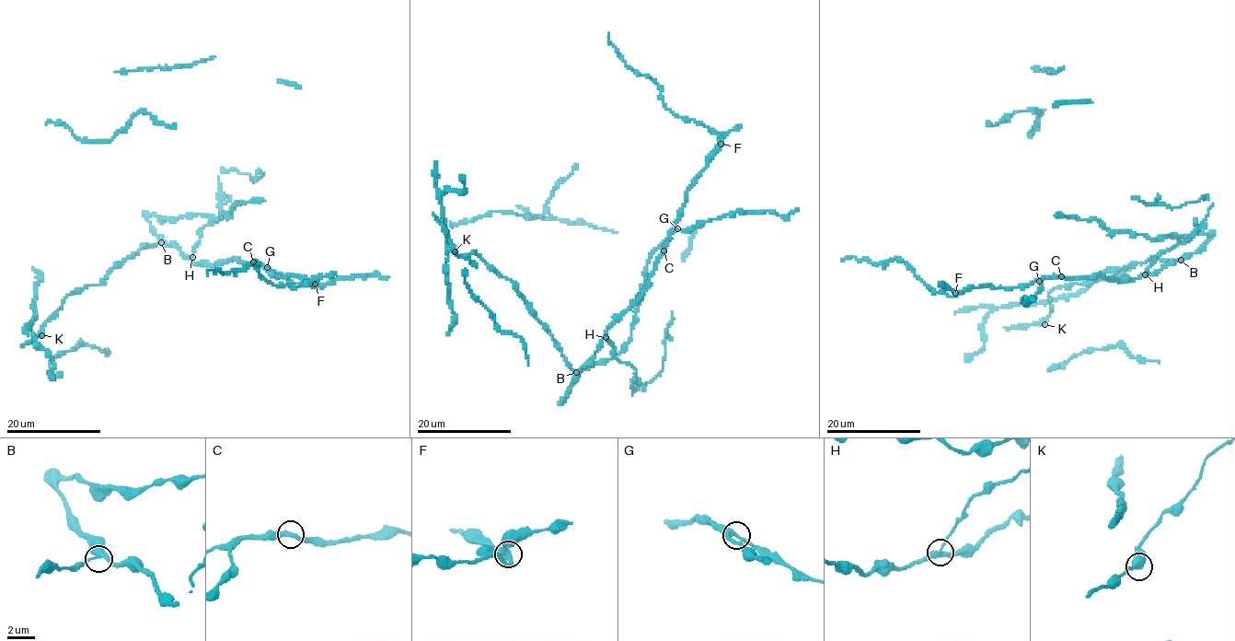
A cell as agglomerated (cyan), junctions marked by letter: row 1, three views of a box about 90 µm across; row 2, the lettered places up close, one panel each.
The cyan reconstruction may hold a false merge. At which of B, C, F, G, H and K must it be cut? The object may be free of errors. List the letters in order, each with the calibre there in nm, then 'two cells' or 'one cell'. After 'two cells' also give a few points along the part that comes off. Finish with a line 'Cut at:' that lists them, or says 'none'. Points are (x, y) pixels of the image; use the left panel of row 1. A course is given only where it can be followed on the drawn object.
B: 300 nm thick; one cell
C: 360 nm thick; one cell
F: 400 nm thick; one cell
G: 320 nm thick; one cell
H: 320 nm thick; two cells; foreign part runs (192, 257), (200, 231), (221, 217), (217, 195), (222, 171), (248, 173), (253, 181), (261, 173)
K: 400 nm thick; one cell
Cut at: H

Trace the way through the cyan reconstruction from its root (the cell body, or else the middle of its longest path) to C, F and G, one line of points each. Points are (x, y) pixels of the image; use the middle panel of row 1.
C: (562, 398), (575, 374), (593, 357), (605, 332), (646, 287), (654, 262), (663, 250)
F: (562, 398), (575, 374), (593, 357), (605, 332), (646, 287), (687, 188), (721, 144)
G: (562, 398), (575, 374), (593, 357), (605, 332), (646, 287), (655, 259), (663, 251), (667, 238), (677, 228)

